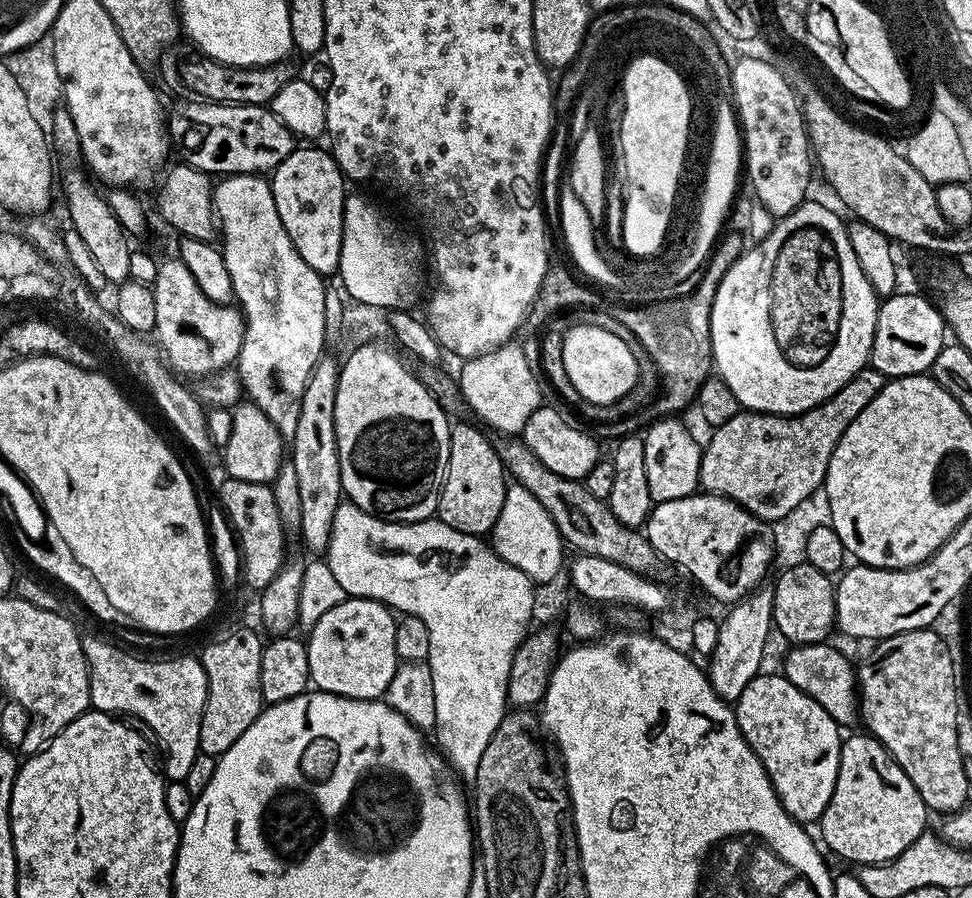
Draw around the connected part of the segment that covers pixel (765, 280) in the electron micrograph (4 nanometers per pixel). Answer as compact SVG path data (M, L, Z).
M808 198L788 216L779 217L773 223L767 238L753 243L745 250L736 259L734 266L726 270L726 278L722 278L718 285L709 318L710 355L715 375L726 382L730 394L738 398L741 409L750 412L772 412L775 416L797 416L800 412L829 400L838 390L842 390L842 386L846 386L846 382L850 382L850 378L854 378L854 374L858 374L858 370L862 370L869 363L876 329L877 307L876 291L872 289L872 284L866 278L858 258L854 258L845 221L840 221L839 214L831 212L826 205Z

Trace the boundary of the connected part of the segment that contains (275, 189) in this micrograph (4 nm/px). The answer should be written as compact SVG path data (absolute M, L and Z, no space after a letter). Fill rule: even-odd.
M298 146L271 173L270 183L278 218L294 242L294 250L302 254L302 262L310 266L321 278L339 273L342 254L342 222L346 177L336 165L331 151Z

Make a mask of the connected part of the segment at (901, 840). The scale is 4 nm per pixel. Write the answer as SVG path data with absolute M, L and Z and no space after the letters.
M871 734L852 736L840 746L840 765L838 778L834 782L834 794L830 794L830 802L818 821L820 832L824 835L823 847L841 856L844 860L853 860L853 865L881 864L887 860L898 858L910 842L925 835L930 817L930 809L922 802L922 794L914 790L914 782L906 778L902 766L883 748L880 741Z

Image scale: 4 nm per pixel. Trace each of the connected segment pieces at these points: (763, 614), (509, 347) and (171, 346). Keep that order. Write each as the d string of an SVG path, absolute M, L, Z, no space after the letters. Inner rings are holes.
M761 586L754 589L748 595L742 597L739 602L731 605L719 621L718 646L714 646L712 655L707 657L706 671L708 681L714 686L717 694L729 702L735 702L750 686L750 682L756 676L761 675L764 664L764 651L768 648L768 635L773 635L772 607L774 606L774 594L772 588Z
M509 342L492 352L465 359L461 364L464 365L458 373L459 395L477 416L475 419L481 425L489 424L496 434L523 433L530 414L542 407L541 381L537 369L526 362L523 347L519 343Z
M178 258L161 259L158 263L158 278L150 287L158 314L154 336L160 339L159 351L181 377L211 376L239 361L244 337L244 313L232 304L210 302L210 298L198 290L194 274L186 270L186 262Z

